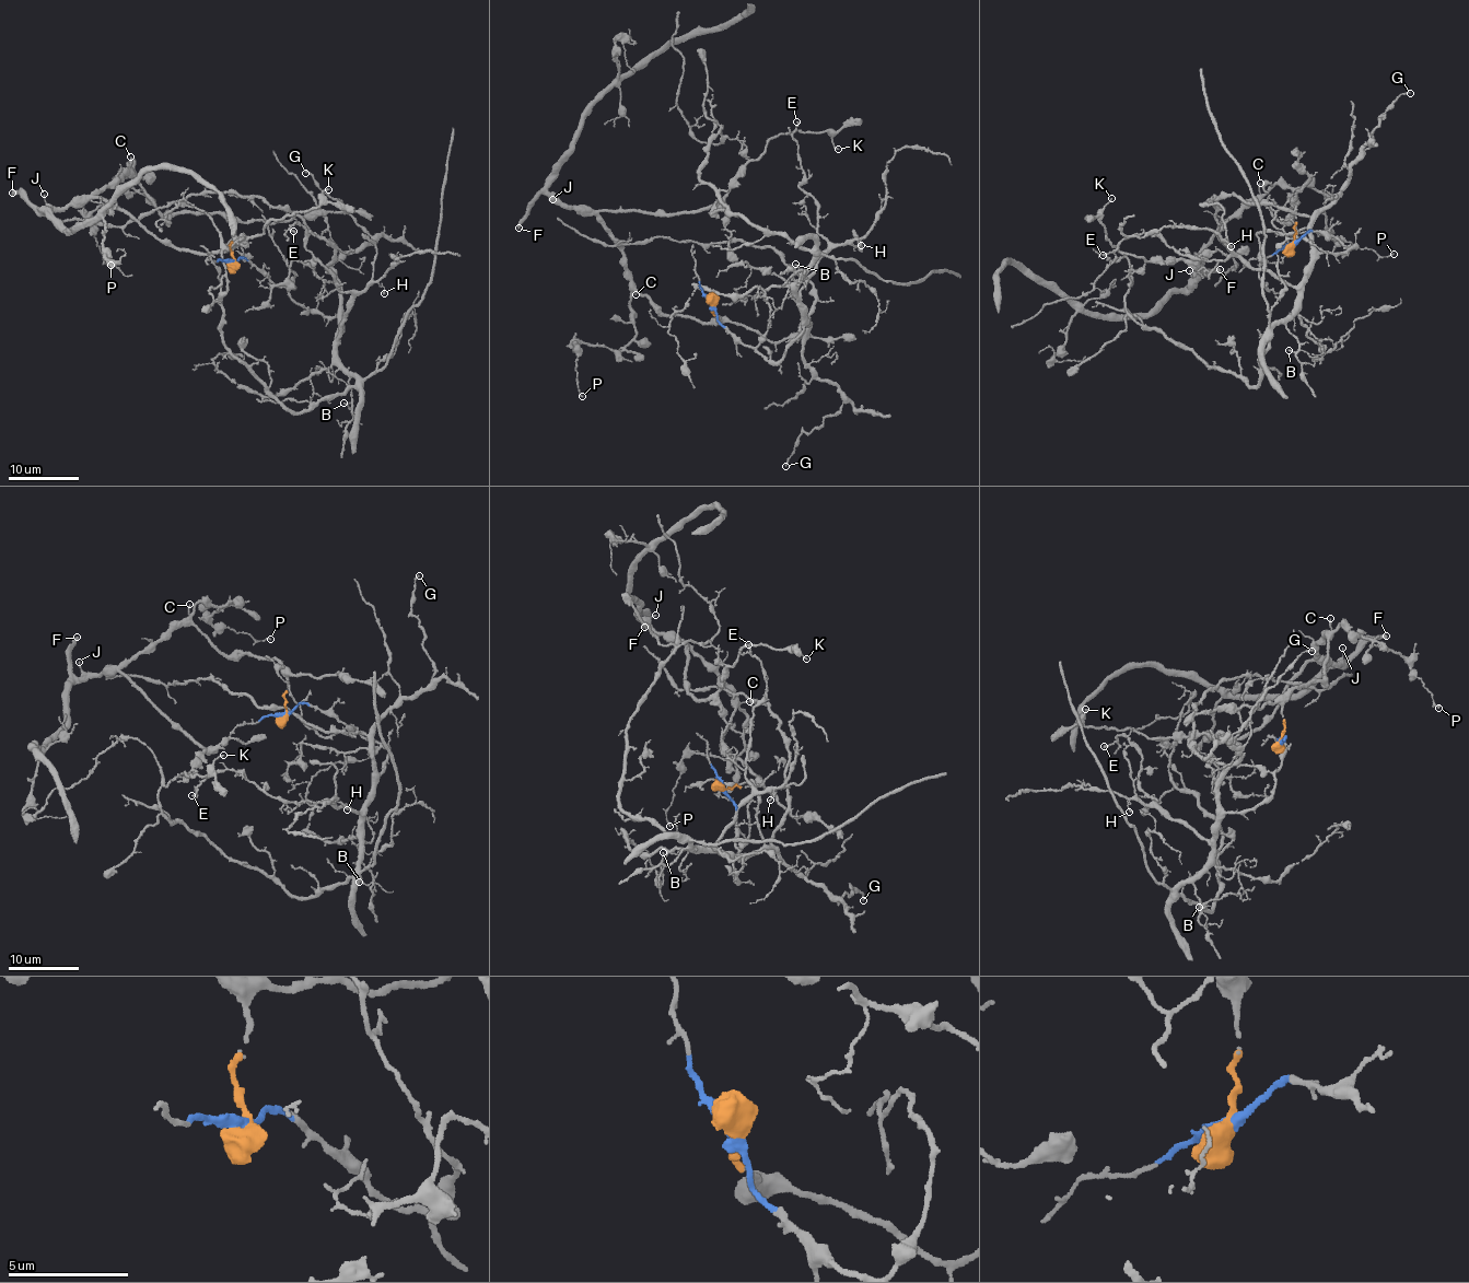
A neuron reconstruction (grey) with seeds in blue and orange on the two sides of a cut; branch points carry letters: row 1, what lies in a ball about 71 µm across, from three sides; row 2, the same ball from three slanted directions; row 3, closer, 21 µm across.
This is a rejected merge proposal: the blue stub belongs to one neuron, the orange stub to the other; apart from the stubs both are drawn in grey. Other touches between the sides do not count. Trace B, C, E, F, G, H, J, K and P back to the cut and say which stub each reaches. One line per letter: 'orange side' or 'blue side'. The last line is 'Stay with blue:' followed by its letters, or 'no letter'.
B: blue side
C: orange side
E: blue side
F: orange side
G: blue side
H: blue side
J: orange side
K: orange side
P: orange side
Stay with blue: B, E, G, H

